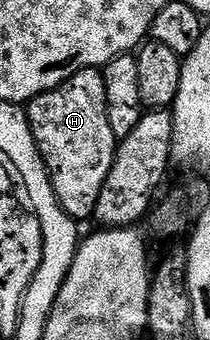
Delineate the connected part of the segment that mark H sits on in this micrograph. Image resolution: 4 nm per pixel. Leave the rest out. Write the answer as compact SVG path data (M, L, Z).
M86 69L76 74L71 85L41 93L28 102L25 110L29 125L32 127L34 144L37 150L39 149L46 170L51 175L54 175L57 169L61 169L61 165L57 165L61 157L53 157L57 149L65 149L65 153L73 149L73 153L85 153L85 157L93 157L93 153L97 153L101 161L109 157L109 163L112 166L117 160L119 139L115 137L112 118L100 101L100 79L101 75L98 70Z

